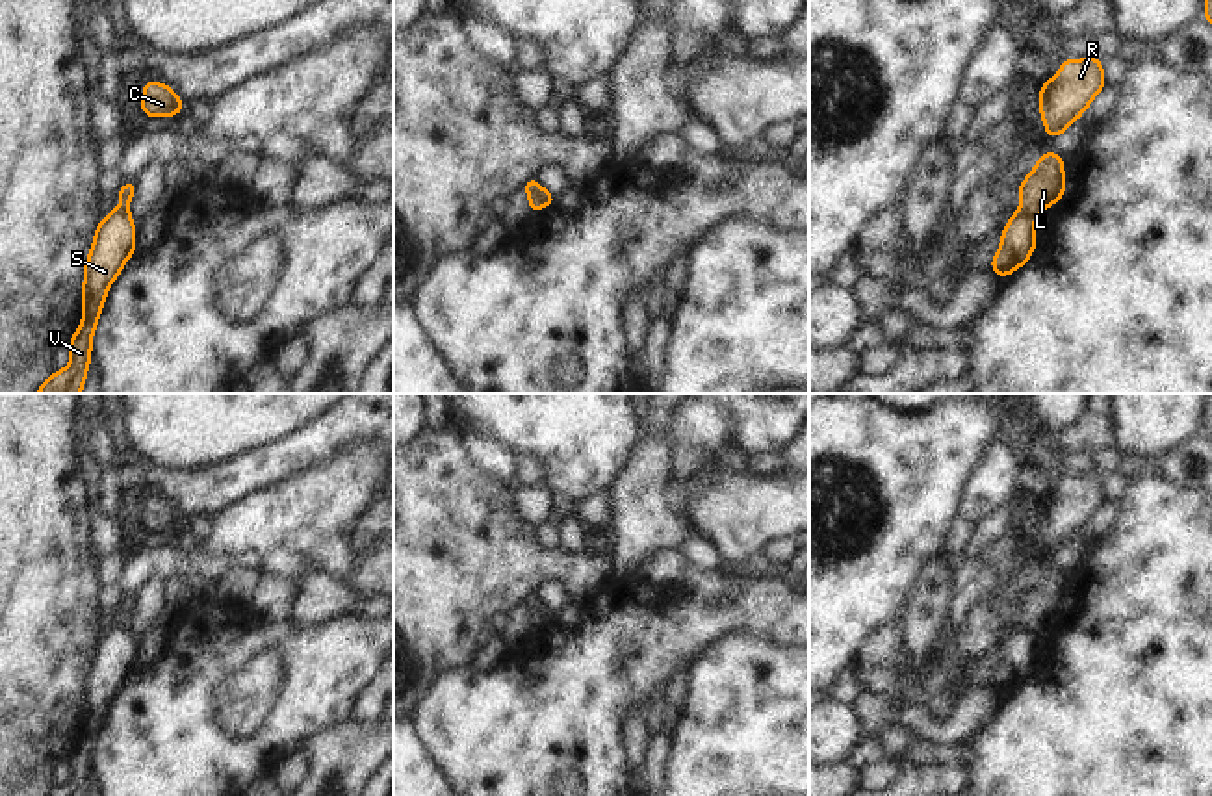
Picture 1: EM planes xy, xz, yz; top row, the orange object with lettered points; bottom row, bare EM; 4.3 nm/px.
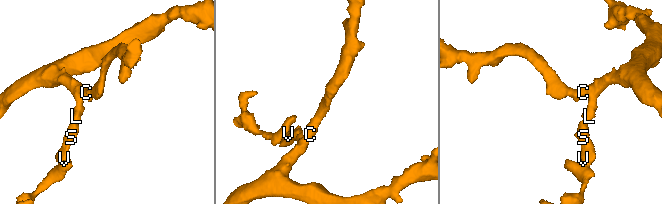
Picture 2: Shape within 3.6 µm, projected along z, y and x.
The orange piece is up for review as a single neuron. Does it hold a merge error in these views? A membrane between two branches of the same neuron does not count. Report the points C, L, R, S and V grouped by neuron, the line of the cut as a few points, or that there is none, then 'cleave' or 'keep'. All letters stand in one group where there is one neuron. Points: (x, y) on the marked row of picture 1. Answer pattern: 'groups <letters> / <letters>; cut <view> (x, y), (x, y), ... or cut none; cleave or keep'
groups C L R / S V; cut yz (1019, 208), (1032, 219); cleave

